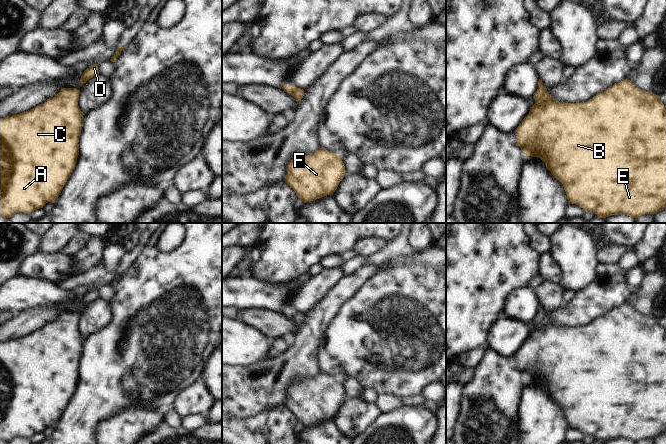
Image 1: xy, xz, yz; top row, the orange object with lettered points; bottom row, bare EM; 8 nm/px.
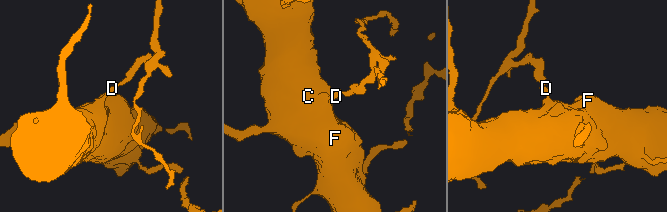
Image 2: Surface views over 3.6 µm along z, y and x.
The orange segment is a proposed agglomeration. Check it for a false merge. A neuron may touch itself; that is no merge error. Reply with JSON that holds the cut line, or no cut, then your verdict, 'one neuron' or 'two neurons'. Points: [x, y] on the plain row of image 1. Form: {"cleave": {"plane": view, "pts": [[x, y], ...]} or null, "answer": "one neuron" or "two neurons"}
{"cleave": null, "answer": "one neuron"}

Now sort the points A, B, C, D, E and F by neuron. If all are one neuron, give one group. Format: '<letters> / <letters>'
A B C D E F

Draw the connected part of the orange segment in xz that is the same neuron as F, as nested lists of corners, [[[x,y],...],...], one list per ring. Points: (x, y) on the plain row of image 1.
[[[320,372],[287,389],[285,406],[304,427],[333,419],[345,399],[340,379]]]

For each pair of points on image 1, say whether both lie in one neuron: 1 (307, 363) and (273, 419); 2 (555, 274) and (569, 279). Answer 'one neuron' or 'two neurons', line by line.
1: two neurons
2: two neurons

